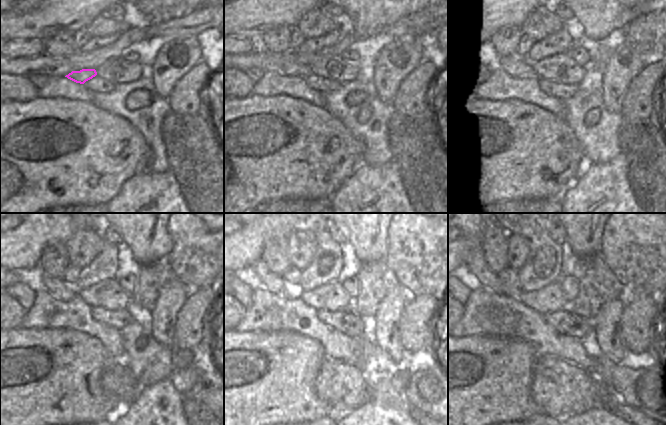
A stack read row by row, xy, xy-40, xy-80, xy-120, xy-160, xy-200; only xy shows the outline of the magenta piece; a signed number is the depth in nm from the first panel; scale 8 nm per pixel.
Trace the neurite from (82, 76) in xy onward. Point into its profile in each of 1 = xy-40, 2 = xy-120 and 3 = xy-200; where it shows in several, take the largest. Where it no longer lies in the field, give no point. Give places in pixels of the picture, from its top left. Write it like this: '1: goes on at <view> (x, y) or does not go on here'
1: goes on at xy-40 (297, 70)
2: goes on at xy-120 (57, 288)
3: goes on at xy-200 (476, 262)

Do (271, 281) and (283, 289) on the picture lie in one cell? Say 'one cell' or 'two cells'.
one cell

